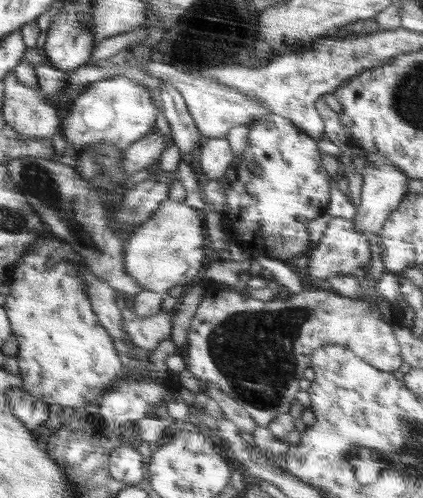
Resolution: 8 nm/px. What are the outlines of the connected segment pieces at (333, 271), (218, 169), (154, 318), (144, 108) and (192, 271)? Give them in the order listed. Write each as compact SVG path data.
M333 217L327 230L312 250L305 272L312 276L312 280L329 280L332 275L358 274L367 269L372 252L370 251L370 237L359 234L355 230L352 220L340 217Z
M206 138L198 149L197 159L200 162L200 170L203 170L204 178L209 181L224 179L229 166L233 163L233 158L231 147L226 138Z
M122 309L124 317L124 329L129 342L135 344L135 349L154 350L159 342L168 340L172 334L172 318L176 315L176 309L169 312L160 311L149 317L138 317L132 309Z
M118 73L108 79L90 83L71 102L70 112L61 120L60 129L69 149L87 150L96 143L112 143L123 151L132 143L144 138L155 126L155 116L160 110L160 100L142 83Z
M160 202L158 210L150 216L146 223L142 223L134 236L126 242L124 247L124 271L132 275L143 290L158 292L163 296L168 295L172 287L189 287L198 280L206 264L204 248L208 243L208 235L204 227L202 213L184 202Z

